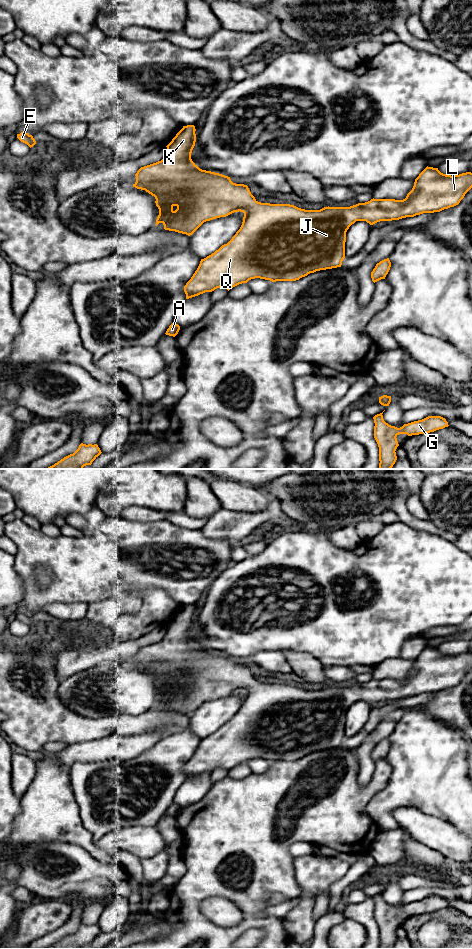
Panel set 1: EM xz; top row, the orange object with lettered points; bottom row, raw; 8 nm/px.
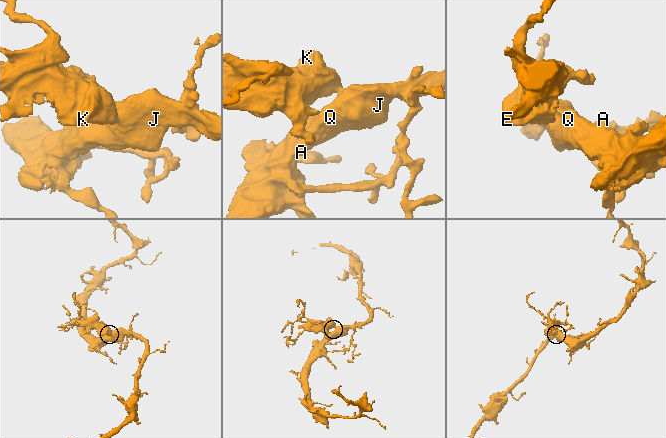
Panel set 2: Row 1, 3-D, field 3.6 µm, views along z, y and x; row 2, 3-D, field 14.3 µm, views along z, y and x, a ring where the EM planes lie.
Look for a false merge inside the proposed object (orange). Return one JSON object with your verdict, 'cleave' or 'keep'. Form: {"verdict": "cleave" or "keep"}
{"verdict": "keep"}

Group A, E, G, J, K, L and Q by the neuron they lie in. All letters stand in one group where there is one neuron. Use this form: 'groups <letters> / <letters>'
groups A E G J K L Q

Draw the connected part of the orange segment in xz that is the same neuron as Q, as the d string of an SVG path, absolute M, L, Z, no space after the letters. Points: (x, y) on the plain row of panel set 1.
M194 605L183 606L166 626L167 631L164 638L141 647L135 654L136 662L133 664L133 667L145 670L155 677L155 683L159 689L156 706L162 703L165 710L190 716L206 701L226 697L234 692L244 693L242 705L232 719L211 735L201 739L197 750L184 766L186 779L205 772L212 772L220 767L229 771L233 767L255 758L272 762L296 761L316 751L341 747L345 738L346 712L356 701L366 701L373 705L380 701L399 700L423 693L440 692L458 685L472 668L471 652L451 656L441 653L438 648L427 646L415 659L412 670L403 680L373 678L368 682L350 687L328 686L320 690L305 690L290 684L261 683L251 674L247 665L236 664L228 656L202 650L192 641L191 633L196 622L195 611Z

